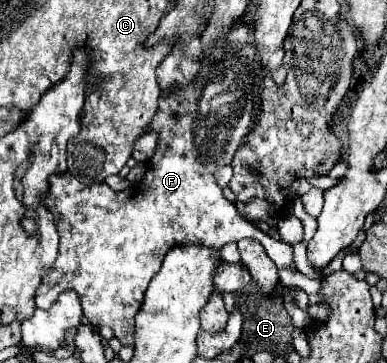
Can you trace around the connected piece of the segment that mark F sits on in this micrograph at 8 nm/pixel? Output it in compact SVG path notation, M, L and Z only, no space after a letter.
M244 21L234 25L234 29L230 31L230 41L222 41L222 45L214 49L214 57L210 57L210 61L200 61L200 71L188 87L176 91L174 95L160 95L158 113L150 123L150 131L156 131L160 135L160 141L154 157L148 161L148 171L138 185L118 192L112 191L106 183L86 187L70 173L50 175L50 187L44 205L54 215L60 235L60 249L54 265L48 269L48 273L42 275L42 283L36 289L34 301L38 309L48 309L62 291L72 289L80 297L84 317L94 327L108 325L122 345L132 347L134 315L142 307L148 283L160 271L164 255L176 245L202 245L206 249L220 251L226 243L256 239L262 243L268 257L278 267L294 267L292 247L280 239L272 239L268 233L256 229L250 221L246 221L238 213L238 209L228 199L224 199L222 189L218 189L218 183L212 175L214 169L232 163L238 145L242 145L246 133L250 131L252 99L260 73L258 55L254 45L250 43L252 33Z

